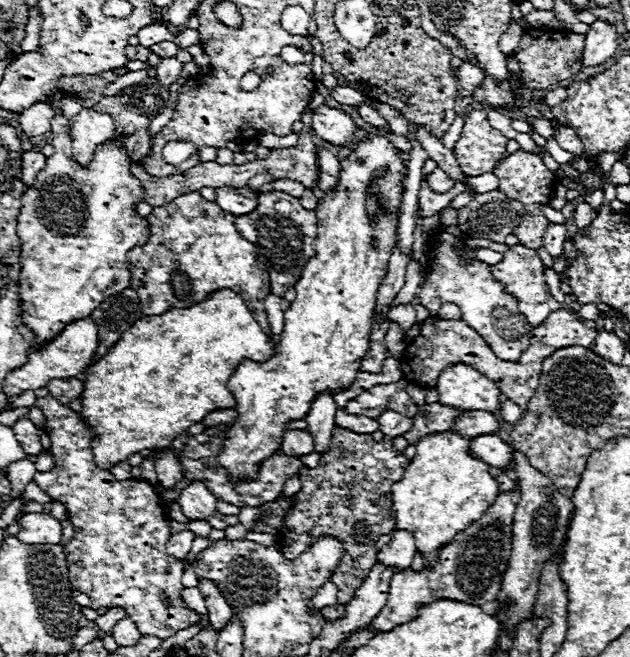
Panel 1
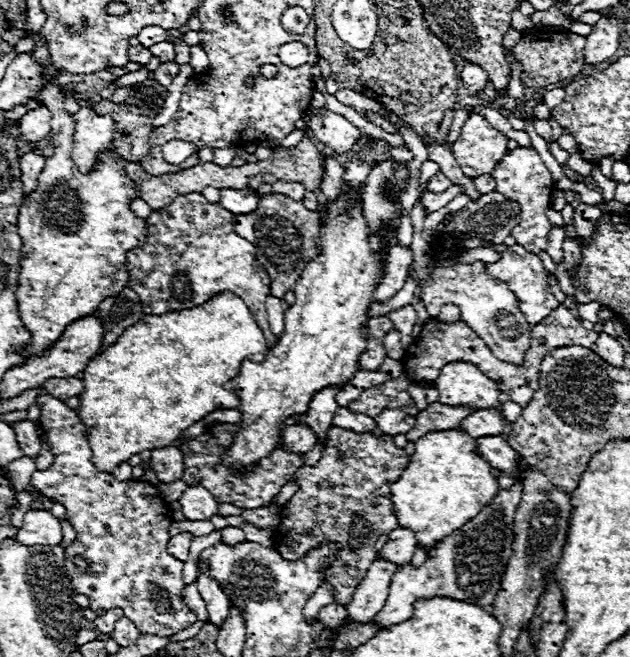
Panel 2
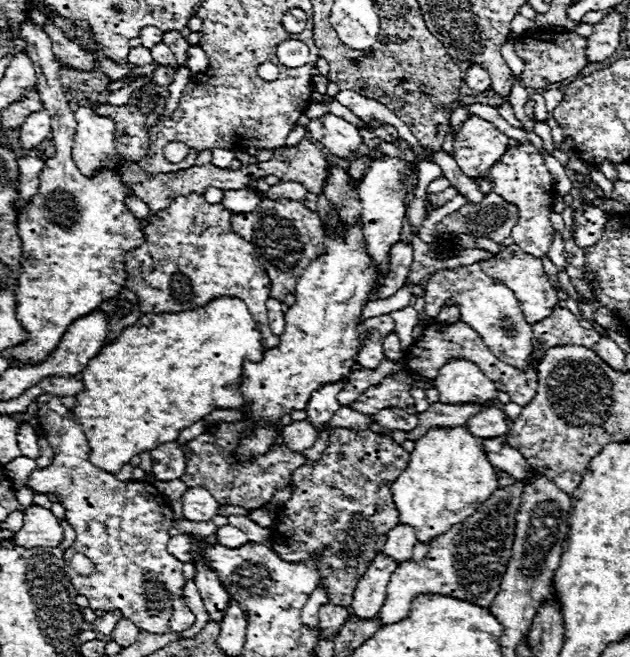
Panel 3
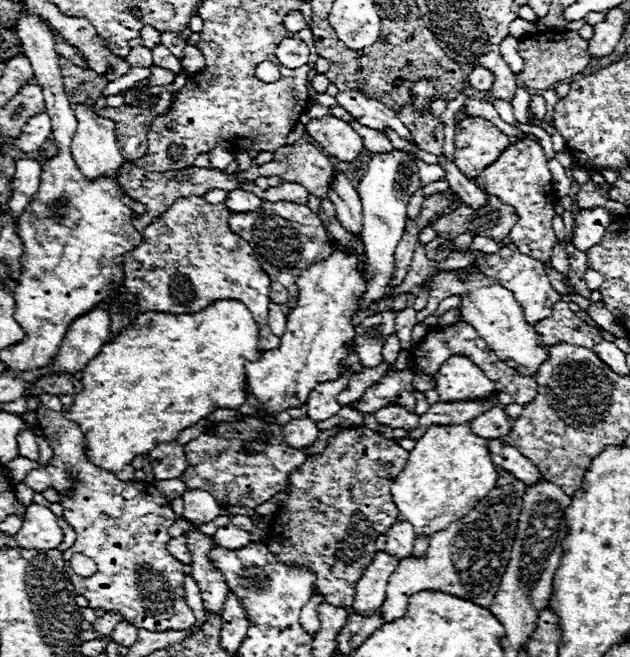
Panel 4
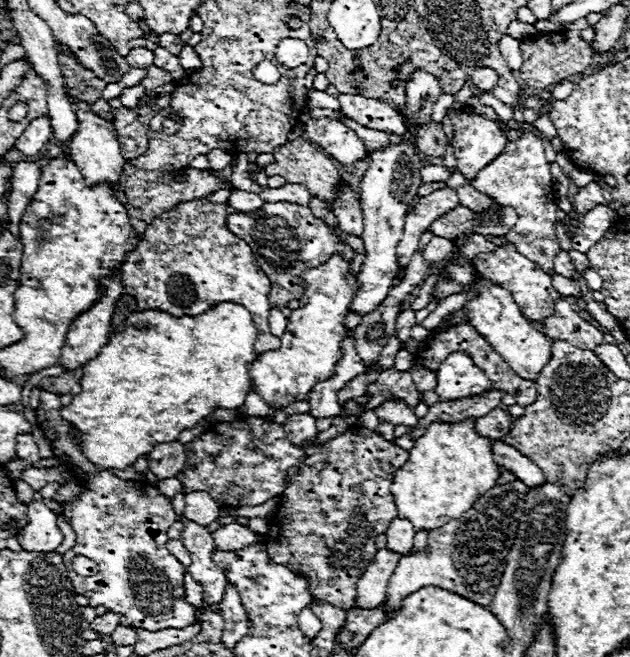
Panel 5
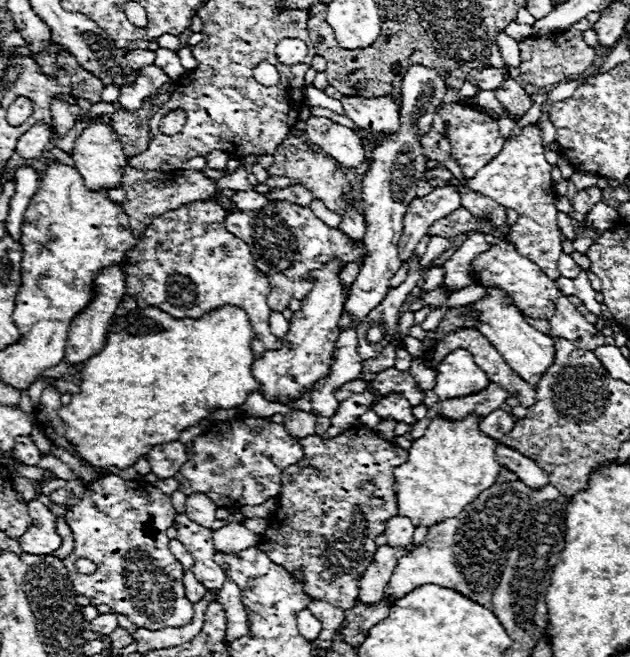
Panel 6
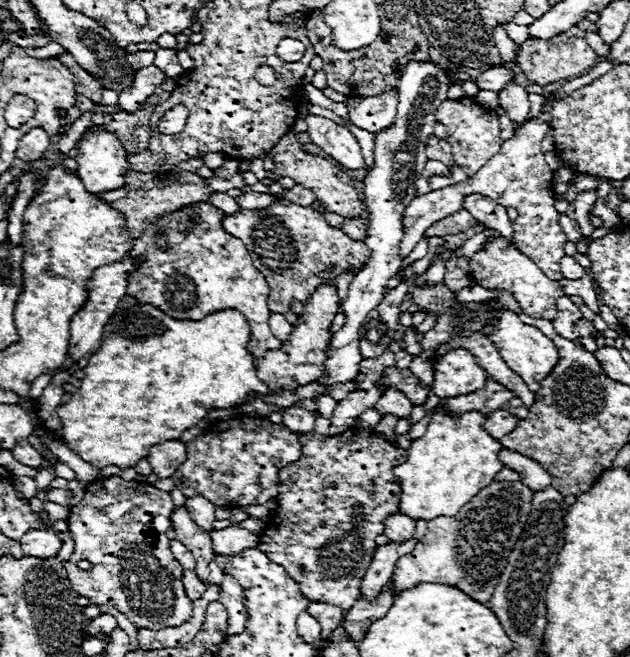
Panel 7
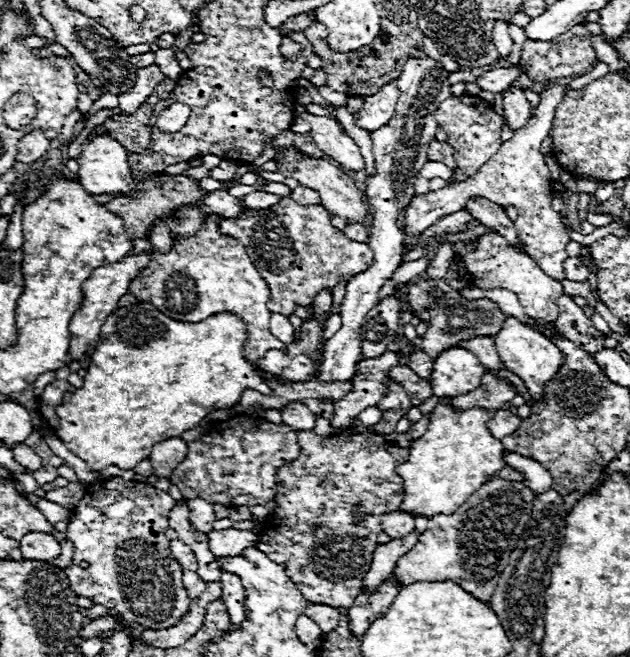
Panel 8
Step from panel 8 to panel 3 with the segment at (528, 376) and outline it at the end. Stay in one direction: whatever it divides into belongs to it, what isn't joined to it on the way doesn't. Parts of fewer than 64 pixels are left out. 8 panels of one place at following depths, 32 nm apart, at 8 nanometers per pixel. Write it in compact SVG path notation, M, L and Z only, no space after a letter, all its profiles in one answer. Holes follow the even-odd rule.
M478 262L472 266L456 268L456 270L436 270L428 278L424 286L424 294L426 294L426 308L424 308L426 316L436 316L444 300L454 298L460 308L460 320L476 328L476 332L482 336L482 340L486 340L494 356L498 356L506 364L512 364L514 368L524 370L524 368L530 368L532 360L540 362L544 358L544 352L534 348L532 326L524 320L524 314L520 310L520 304L514 292L508 290L502 282L496 282L494 278L486 276Z

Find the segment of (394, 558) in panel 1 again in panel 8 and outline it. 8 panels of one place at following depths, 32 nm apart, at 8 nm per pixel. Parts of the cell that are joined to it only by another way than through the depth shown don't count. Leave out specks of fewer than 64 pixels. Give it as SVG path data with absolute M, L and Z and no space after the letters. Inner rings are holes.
M404 510L386 512L380 522L382 522L384 532L390 538L400 538L400 536L406 536L406 534L410 534L414 530L414 516L404 512Z

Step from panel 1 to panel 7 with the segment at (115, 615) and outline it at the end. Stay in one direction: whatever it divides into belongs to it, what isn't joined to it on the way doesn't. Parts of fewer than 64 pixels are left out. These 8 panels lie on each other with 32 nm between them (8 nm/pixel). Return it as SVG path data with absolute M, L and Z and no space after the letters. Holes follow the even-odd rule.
M102 614L102 616L94 618L94 620L84 628L84 634L90 634L90 636L98 636L100 632L102 632L102 634L110 634L116 626L118 626L118 622L116 622L114 616Z

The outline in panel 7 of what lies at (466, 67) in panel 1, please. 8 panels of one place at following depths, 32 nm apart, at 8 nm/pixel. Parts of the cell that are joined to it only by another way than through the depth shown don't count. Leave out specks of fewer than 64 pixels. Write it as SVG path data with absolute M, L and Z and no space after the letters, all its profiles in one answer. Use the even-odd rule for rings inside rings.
M490 68L482 74L478 74L474 78L474 82L478 84L480 90L492 90L492 92L500 92L510 80L514 80L514 70L508 68Z

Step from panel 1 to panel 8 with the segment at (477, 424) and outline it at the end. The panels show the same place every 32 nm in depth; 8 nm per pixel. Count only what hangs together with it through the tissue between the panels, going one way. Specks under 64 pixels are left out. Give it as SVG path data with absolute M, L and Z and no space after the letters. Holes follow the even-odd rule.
M500 410L490 422L488 422L488 430L492 432L492 436L496 436L498 440L502 440L504 436L510 436L512 432L516 432L516 426L520 426L520 420L516 414L508 412L508 410Z

